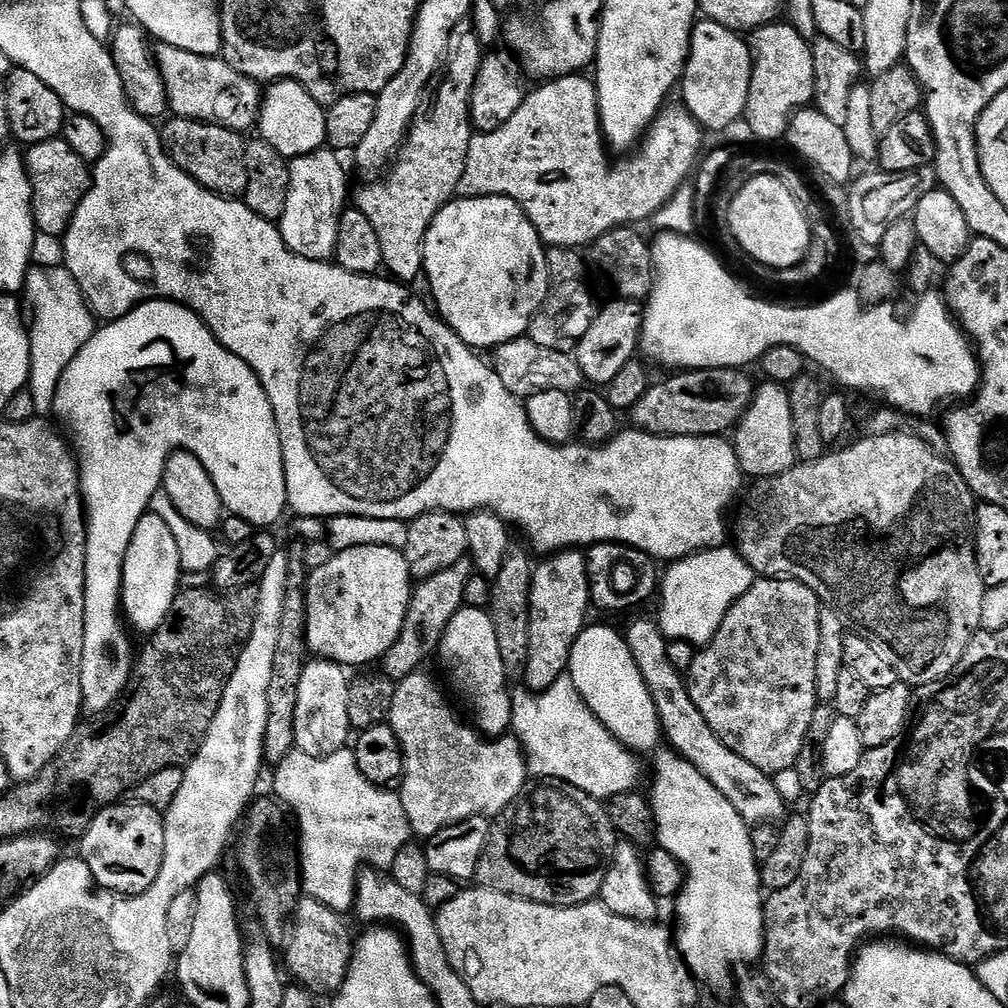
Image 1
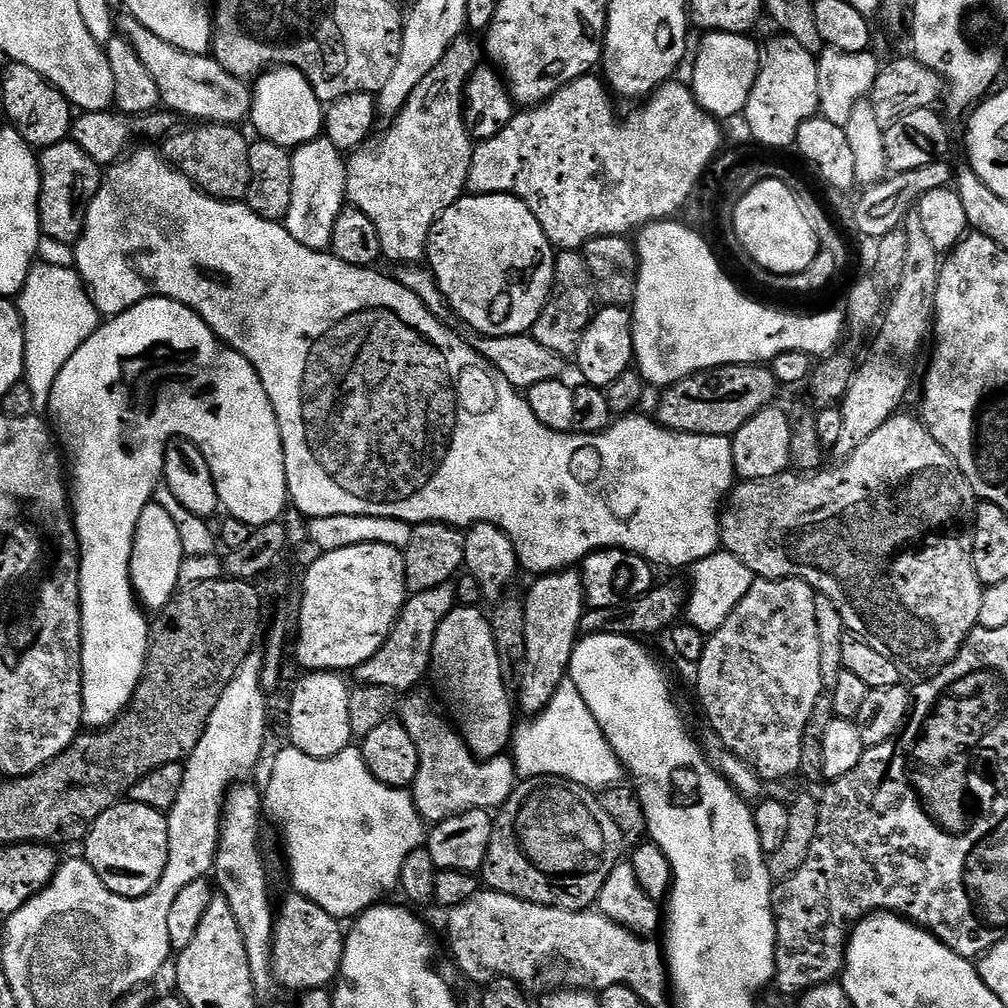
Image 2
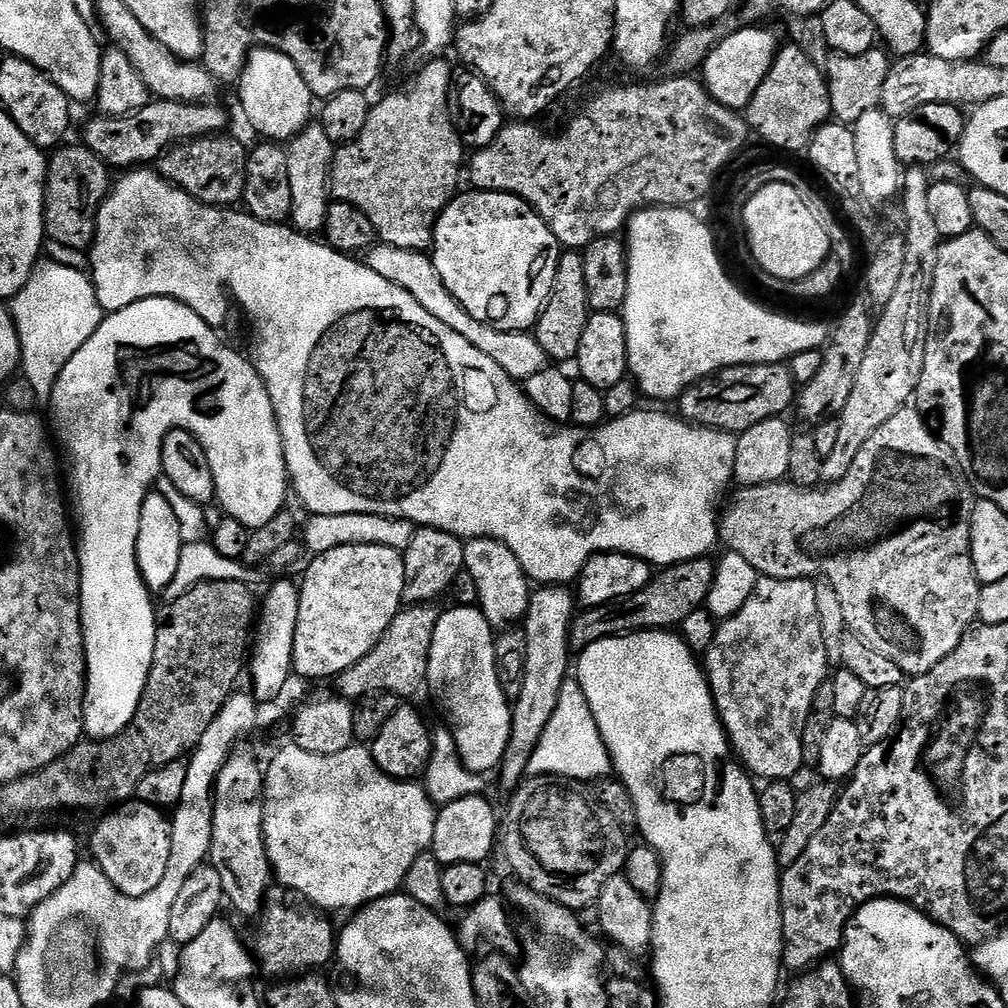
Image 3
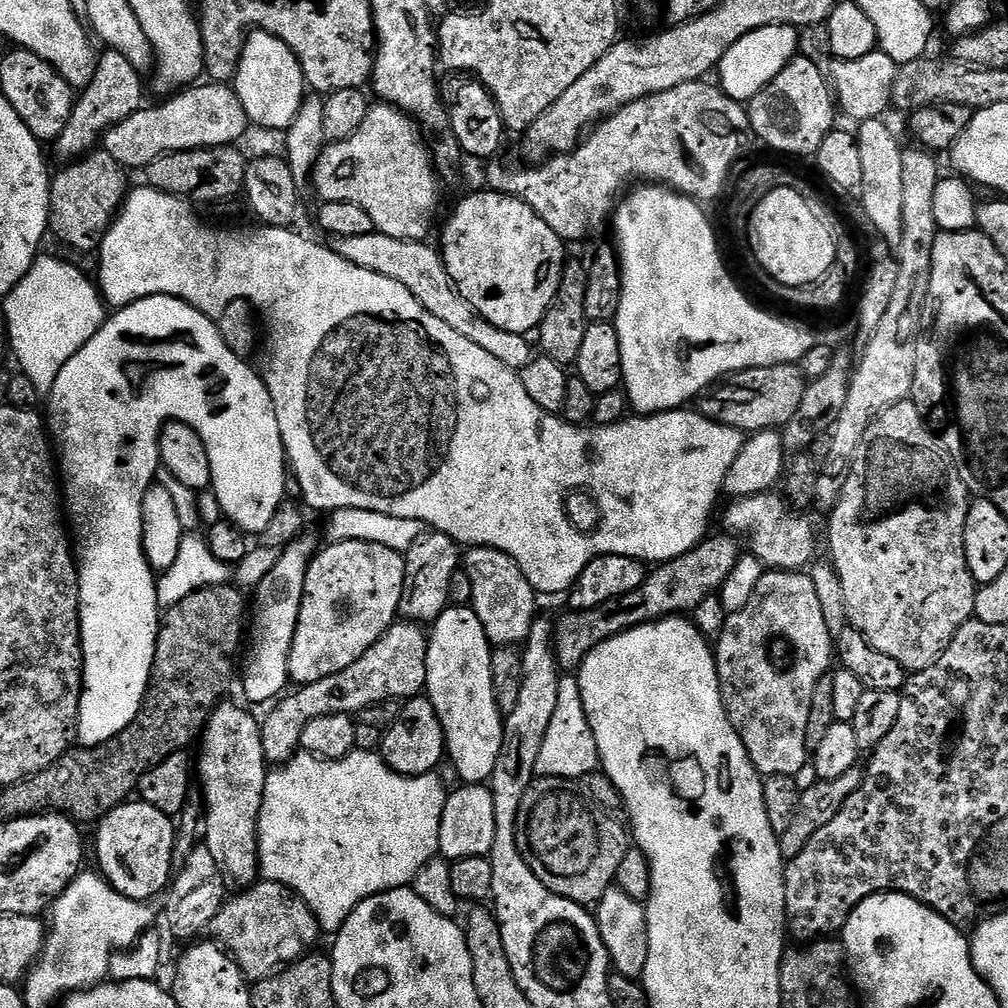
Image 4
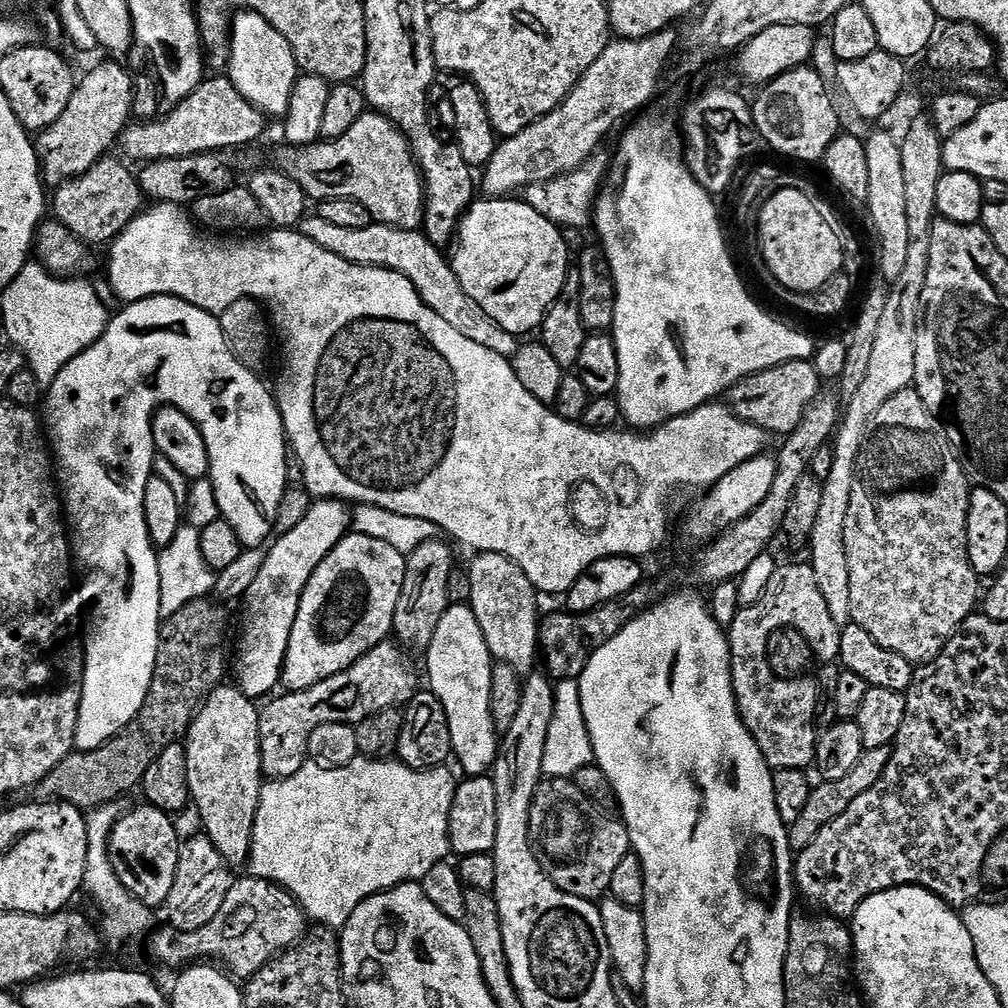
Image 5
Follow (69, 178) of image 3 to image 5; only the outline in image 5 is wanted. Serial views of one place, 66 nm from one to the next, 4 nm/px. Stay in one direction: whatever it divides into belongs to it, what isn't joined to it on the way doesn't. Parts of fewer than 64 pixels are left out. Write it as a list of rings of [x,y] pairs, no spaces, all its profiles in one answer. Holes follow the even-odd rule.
[[[112,154],[102,157],[97,164],[90,166],[90,170],[86,170],[86,174],[59,185],[55,189],[56,197],[50,200],[50,212],[54,219],[86,246],[111,245],[146,207],[146,197],[139,179],[128,173],[129,165],[123,159],[115,160],[114,157]]]

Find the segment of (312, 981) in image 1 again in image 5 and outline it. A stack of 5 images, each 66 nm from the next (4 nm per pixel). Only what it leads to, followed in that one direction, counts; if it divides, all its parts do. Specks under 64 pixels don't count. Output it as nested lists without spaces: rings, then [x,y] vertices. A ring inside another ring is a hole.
[[[251,874],[245,876],[245,880],[237,879],[233,883],[226,902],[222,902],[222,910],[206,926],[193,932],[179,932],[171,926],[157,927],[151,937],[153,954],[175,970],[197,962],[219,962],[233,977],[247,982],[270,960],[300,943],[306,932],[306,917],[300,903],[271,880],[259,880]]]

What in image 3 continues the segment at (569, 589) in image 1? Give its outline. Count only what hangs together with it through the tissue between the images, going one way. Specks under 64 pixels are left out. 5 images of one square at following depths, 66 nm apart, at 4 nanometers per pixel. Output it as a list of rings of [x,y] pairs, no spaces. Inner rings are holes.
[[[540,586],[528,597],[528,609],[522,621],[522,631],[526,642],[526,670],[522,678],[522,694],[518,694],[518,698],[512,704],[510,742],[506,746],[504,757],[498,769],[500,784],[502,787],[508,788],[507,790],[519,788],[520,783],[528,776],[530,758],[540,741],[542,730],[546,730],[546,722],[550,722],[550,717],[554,714],[554,706],[558,706],[558,690],[562,690],[562,682],[569,679],[568,656],[570,657],[570,649],[568,647],[568,634],[574,615],[572,600],[574,604],[573,593],[564,586]]]

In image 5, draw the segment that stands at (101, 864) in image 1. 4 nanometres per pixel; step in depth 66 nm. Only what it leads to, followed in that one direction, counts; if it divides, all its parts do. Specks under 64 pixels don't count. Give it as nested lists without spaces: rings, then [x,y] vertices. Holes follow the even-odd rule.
[[[151,806],[136,808],[133,812],[125,811],[113,826],[112,833],[108,836],[108,856],[113,873],[118,876],[118,882],[129,891],[134,898],[142,901],[150,909],[159,909],[158,906],[167,905],[170,898],[170,889],[174,886],[174,874],[178,870],[178,854],[182,836],[176,833],[172,825],[173,817],[169,813]]]

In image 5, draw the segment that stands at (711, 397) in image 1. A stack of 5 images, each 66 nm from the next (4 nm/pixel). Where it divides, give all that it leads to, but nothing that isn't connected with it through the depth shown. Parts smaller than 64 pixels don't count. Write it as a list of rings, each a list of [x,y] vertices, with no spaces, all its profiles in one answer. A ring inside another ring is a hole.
[[[795,360],[750,374],[733,384],[726,393],[726,404],[746,422],[761,428],[765,434],[777,432],[780,438],[788,435],[804,420],[810,402],[822,391],[822,381],[812,360]]]

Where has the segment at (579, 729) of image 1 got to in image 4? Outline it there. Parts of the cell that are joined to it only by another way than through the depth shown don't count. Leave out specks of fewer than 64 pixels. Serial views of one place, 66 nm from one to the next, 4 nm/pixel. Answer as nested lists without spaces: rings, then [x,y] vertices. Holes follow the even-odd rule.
[[[572,674],[561,675],[558,694],[562,698],[562,710],[556,712],[554,718],[550,718],[546,742],[542,742],[542,751],[538,754],[536,776],[556,776],[559,780],[576,782],[581,776],[600,768],[600,755],[594,734],[590,730],[590,722],[586,718],[579,679]]]

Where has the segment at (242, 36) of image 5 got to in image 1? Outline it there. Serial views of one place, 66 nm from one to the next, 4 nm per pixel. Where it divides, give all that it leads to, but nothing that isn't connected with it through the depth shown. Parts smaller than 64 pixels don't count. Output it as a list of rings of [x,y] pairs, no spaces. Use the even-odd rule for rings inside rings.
[[[278,80],[269,83],[260,105],[258,136],[270,146],[274,146],[278,154],[289,158],[317,152],[328,142],[325,105],[310,98],[310,94],[297,80]]]

